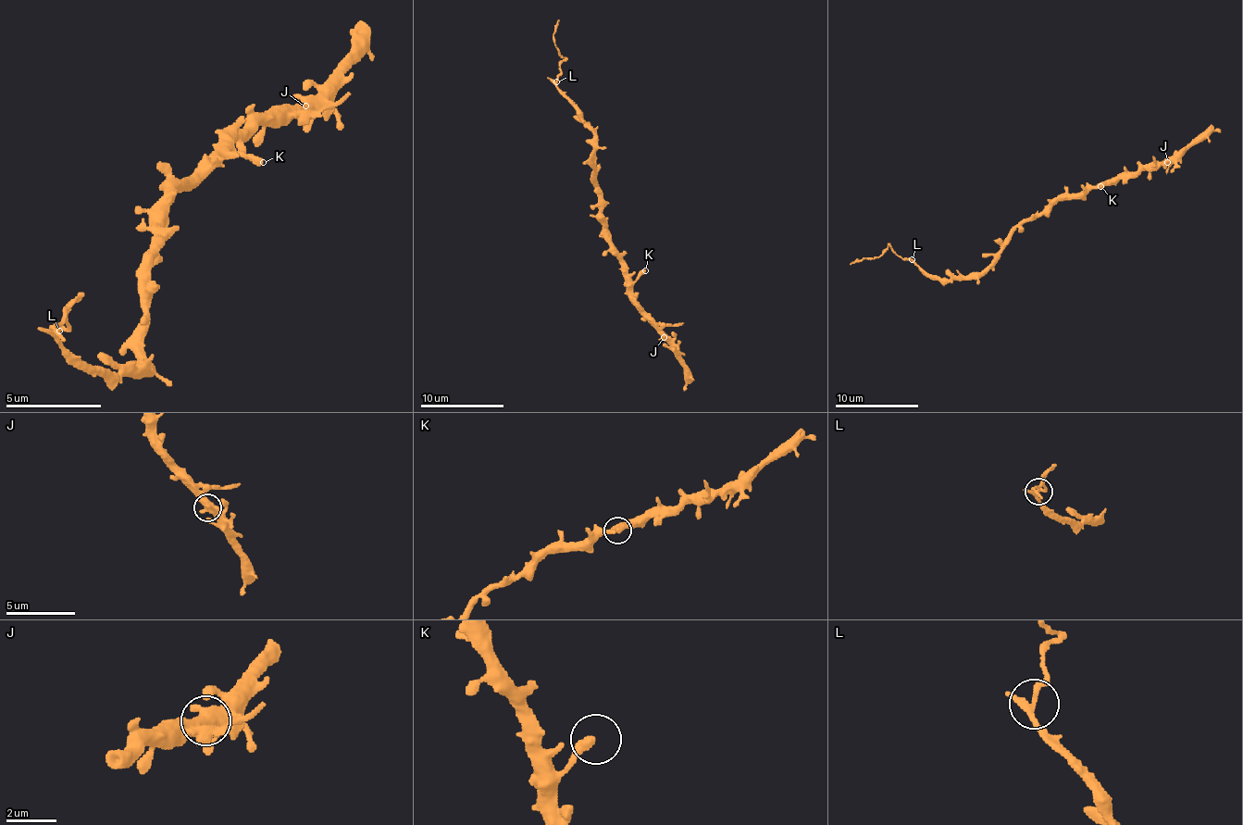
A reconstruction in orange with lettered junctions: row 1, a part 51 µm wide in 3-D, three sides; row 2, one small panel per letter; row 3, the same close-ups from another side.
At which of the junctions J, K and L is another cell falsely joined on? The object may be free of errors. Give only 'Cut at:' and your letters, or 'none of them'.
Cut at: L

